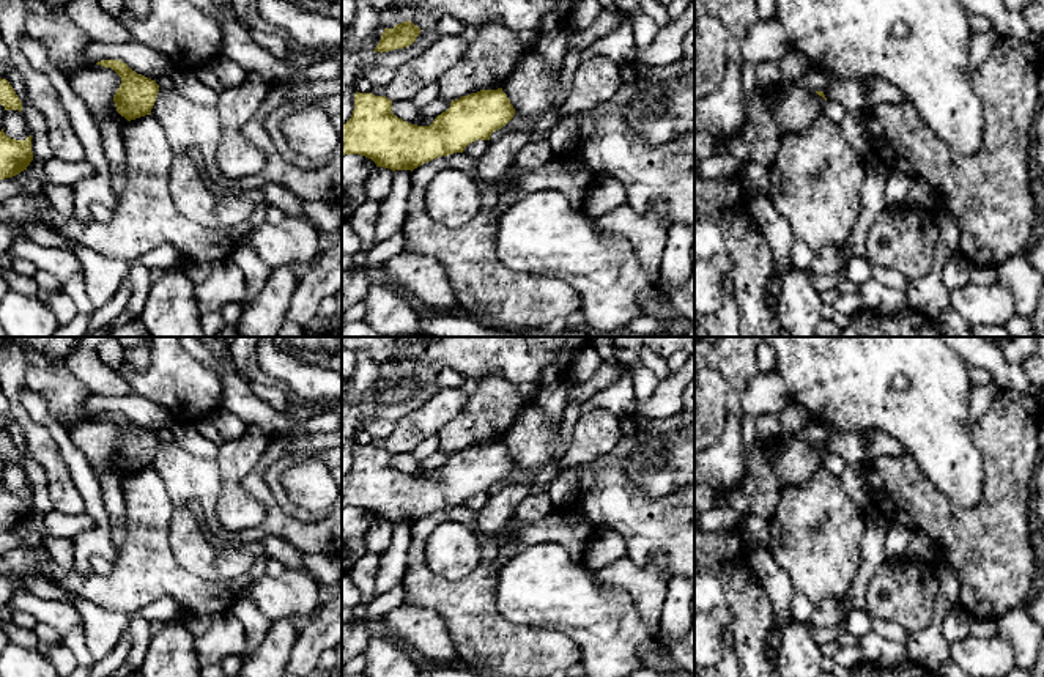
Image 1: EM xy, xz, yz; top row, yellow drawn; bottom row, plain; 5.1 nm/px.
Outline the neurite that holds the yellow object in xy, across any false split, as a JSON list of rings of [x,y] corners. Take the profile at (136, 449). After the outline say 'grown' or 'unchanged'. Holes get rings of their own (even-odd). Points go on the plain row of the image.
[[[101,412],[96,417],[112,420],[121,430],[121,438],[113,449],[121,469],[131,474],[151,466],[159,446],[156,433],[137,427],[120,412]]]; unchanged

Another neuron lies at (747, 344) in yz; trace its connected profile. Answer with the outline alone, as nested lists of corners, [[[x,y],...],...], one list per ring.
[[[721,337],[715,345],[694,338],[694,372],[712,368],[727,383],[726,435],[709,450],[694,452],[694,485],[710,485],[727,494],[745,477],[742,455],[742,398],[757,372],[757,346],[762,337]]]

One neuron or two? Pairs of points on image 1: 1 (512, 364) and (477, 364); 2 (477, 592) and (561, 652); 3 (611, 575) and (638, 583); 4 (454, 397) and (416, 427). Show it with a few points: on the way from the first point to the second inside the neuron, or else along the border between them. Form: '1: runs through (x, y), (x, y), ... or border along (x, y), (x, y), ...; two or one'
1: runs through (504, 364), (485, 364); one
2: runs through (487, 617), (522, 652), (536, 652); one
3: runs through (618, 575), (632, 577); one
4: runs through (444, 406), (425, 421); one

